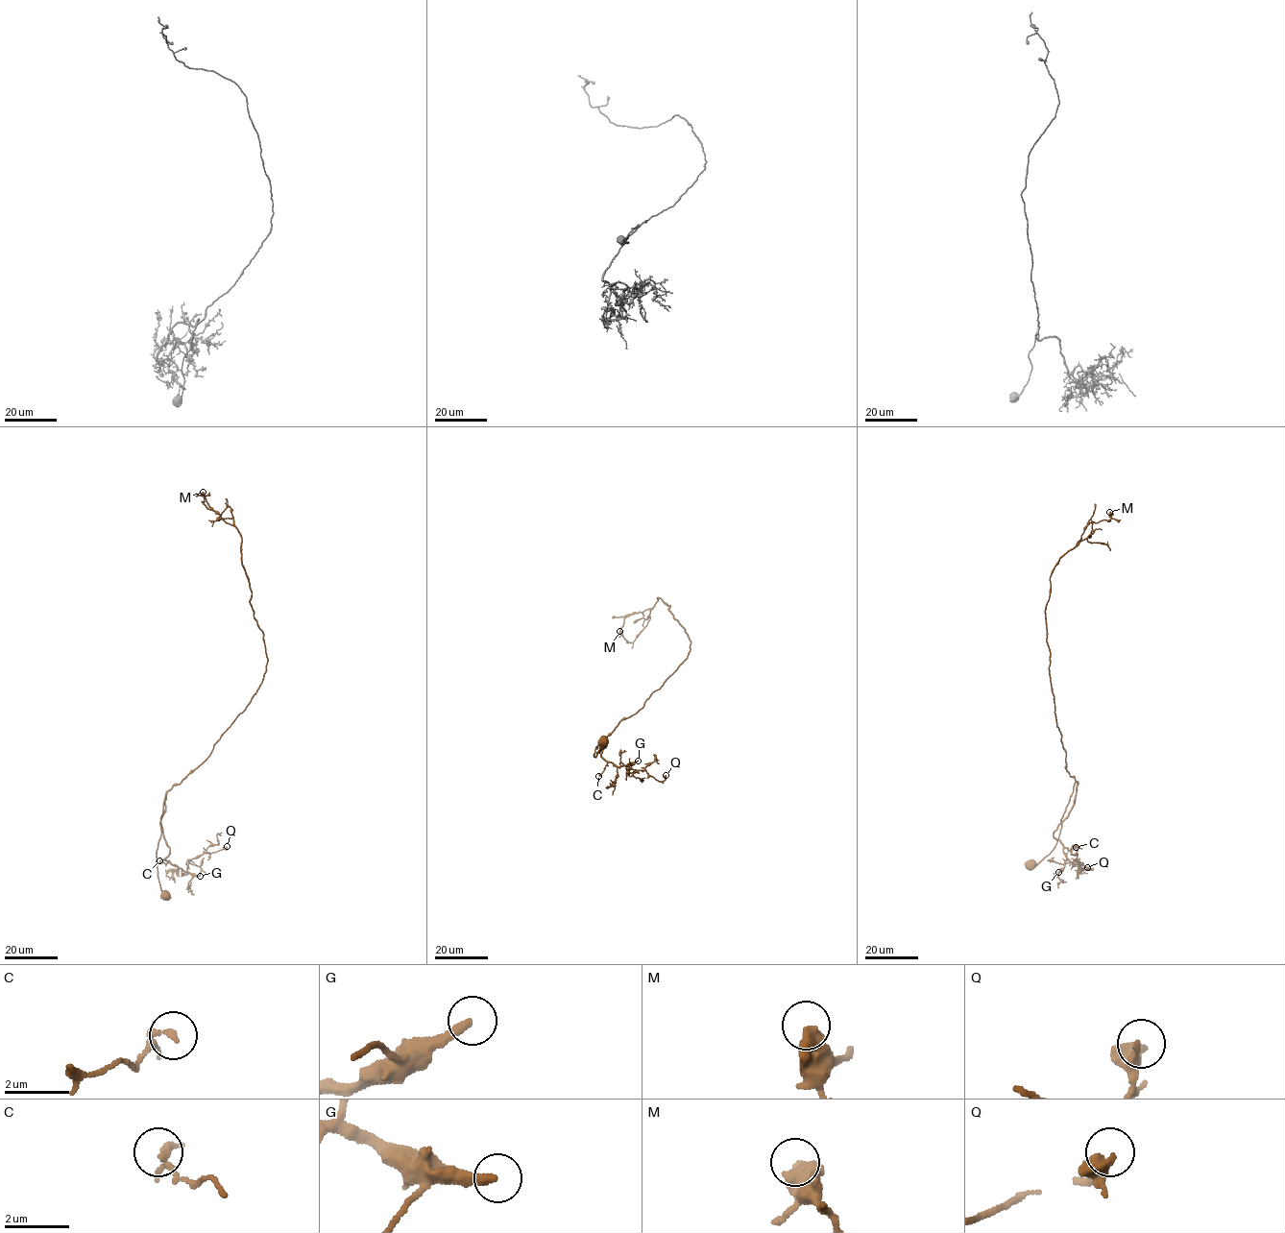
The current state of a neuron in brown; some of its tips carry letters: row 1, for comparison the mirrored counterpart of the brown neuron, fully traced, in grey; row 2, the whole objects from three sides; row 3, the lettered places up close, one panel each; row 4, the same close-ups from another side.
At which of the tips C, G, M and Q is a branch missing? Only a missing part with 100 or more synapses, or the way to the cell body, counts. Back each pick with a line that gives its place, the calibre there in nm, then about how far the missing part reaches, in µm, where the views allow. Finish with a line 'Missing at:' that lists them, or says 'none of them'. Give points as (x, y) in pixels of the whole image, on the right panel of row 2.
G: Place: (1058, 872). Thickness 280 nm. Missing length about 60 µm
Missing at: G

